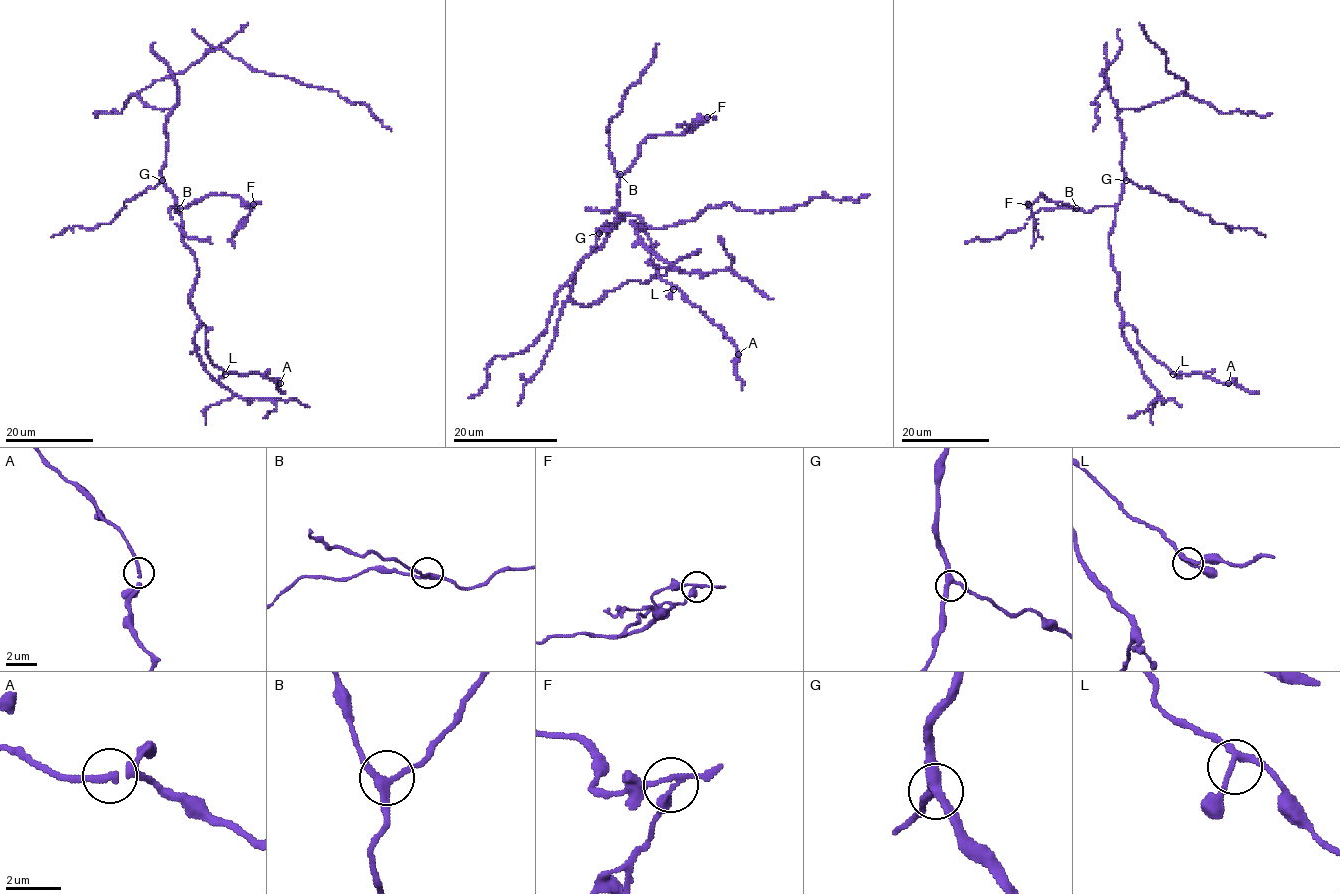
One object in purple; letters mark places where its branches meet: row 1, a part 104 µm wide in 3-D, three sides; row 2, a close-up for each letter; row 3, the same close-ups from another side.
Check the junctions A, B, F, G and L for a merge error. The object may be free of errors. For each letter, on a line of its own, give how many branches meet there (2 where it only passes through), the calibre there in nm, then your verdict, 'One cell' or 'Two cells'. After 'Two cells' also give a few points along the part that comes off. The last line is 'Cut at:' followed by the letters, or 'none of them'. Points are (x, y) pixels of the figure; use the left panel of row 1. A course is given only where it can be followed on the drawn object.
A: Branches: 3. Thickness 190 nm. One cell
B: Branches: 3. Thickness 240 nm. One cell
F: Branches: 3. Thickness 200 nm. Two cells. Course of the part to remove: (254, 204), (247, 221), (231, 237), (235, 247)
G: Branches: 3. Thickness 320 nm. One cell
L: Branches: 3. Thickness 200 nm. One cell
Cut at: F

